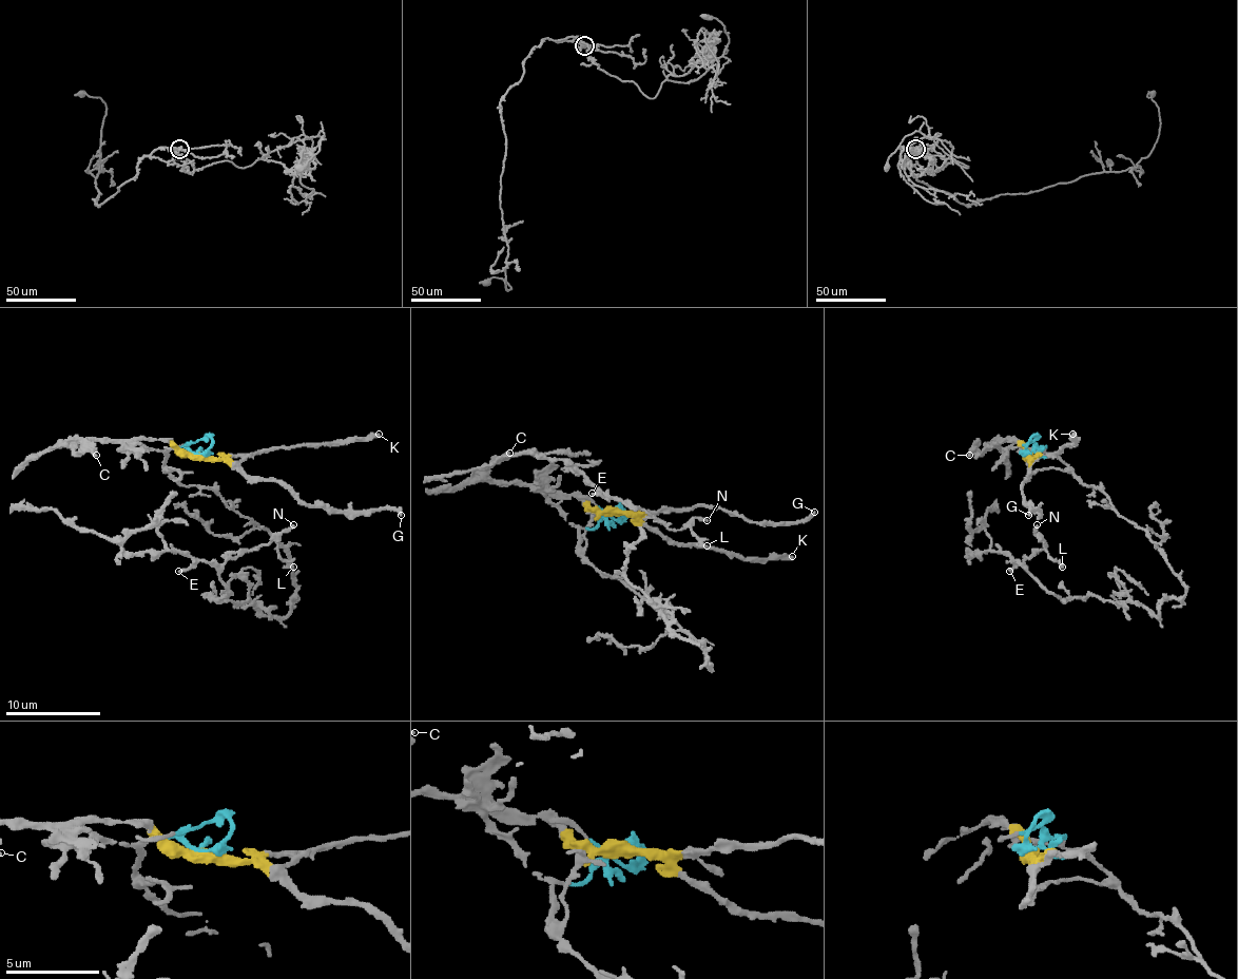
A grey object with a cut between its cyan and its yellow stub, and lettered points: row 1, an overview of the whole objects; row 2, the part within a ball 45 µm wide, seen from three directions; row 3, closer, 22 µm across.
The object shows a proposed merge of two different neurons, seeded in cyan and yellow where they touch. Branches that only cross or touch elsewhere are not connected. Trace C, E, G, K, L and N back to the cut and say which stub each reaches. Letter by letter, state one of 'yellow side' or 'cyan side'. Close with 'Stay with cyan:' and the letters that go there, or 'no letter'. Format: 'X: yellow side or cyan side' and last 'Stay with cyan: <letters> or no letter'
C: yellow side
E: cyan side
G: yellow side
K: yellow side
L: cyan side
N: cyan side
Stay with cyan: E, L, N

